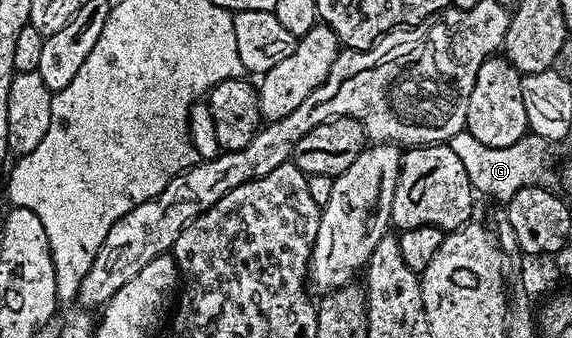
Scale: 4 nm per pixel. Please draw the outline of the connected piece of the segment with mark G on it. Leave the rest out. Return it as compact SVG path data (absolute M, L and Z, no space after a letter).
M467 129L459 131L455 137L449 139L448 146L455 156L459 156L463 168L467 172L467 180L471 180L474 191L478 195L486 194L489 198L498 198L501 204L508 204L511 196L519 192L519 188L528 186L552 187L555 182L555 166L553 170L553 158L549 155L550 143L538 134L526 133L515 144L507 148L491 148L479 144L475 136Z

